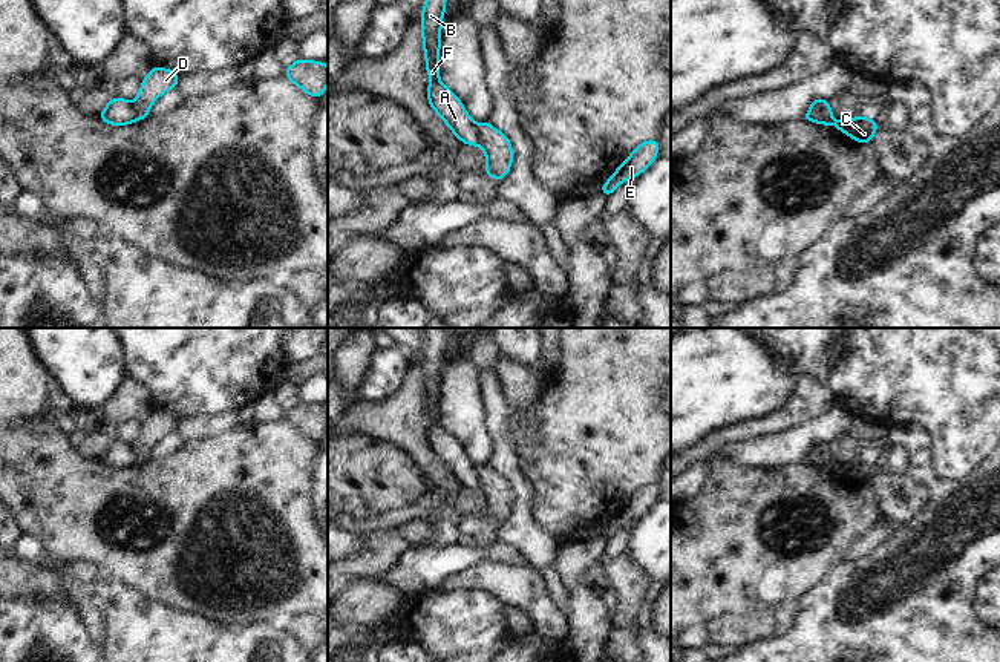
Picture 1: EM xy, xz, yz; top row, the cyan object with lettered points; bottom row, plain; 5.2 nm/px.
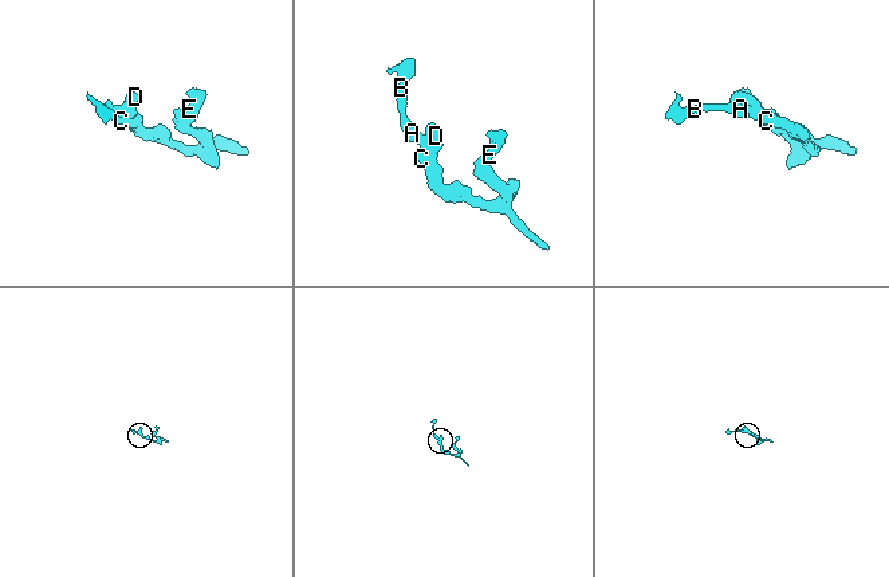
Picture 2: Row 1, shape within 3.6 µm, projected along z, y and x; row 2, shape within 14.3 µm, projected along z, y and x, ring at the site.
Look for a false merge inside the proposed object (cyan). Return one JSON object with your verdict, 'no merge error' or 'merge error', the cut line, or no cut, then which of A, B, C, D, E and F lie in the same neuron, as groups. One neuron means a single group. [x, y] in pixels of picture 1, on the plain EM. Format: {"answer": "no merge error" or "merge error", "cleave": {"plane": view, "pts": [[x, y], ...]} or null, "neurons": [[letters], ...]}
{"answer": "merge error", "cleave": {"plane": "xz", "pts": [[475, 468], [480, 486]]}, "neurons": [["A", "B", "F"], ["C", "D", "E"]]}

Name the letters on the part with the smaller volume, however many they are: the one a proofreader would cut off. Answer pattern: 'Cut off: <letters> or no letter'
Cut off: A, B, F.

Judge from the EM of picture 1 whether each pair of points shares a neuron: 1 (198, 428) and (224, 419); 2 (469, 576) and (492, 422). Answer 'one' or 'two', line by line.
1: one
2: two

